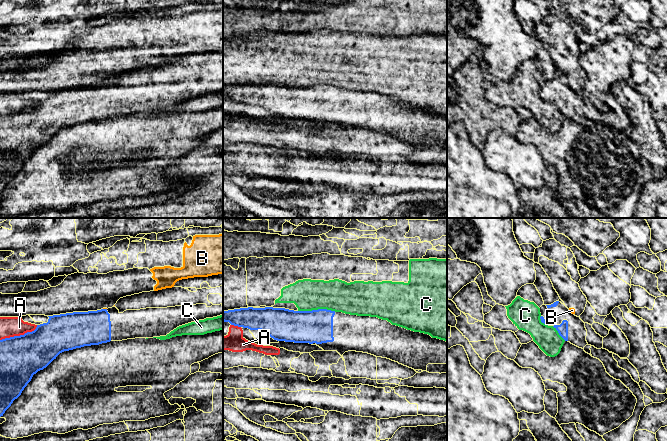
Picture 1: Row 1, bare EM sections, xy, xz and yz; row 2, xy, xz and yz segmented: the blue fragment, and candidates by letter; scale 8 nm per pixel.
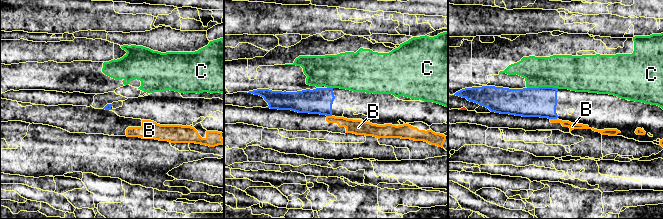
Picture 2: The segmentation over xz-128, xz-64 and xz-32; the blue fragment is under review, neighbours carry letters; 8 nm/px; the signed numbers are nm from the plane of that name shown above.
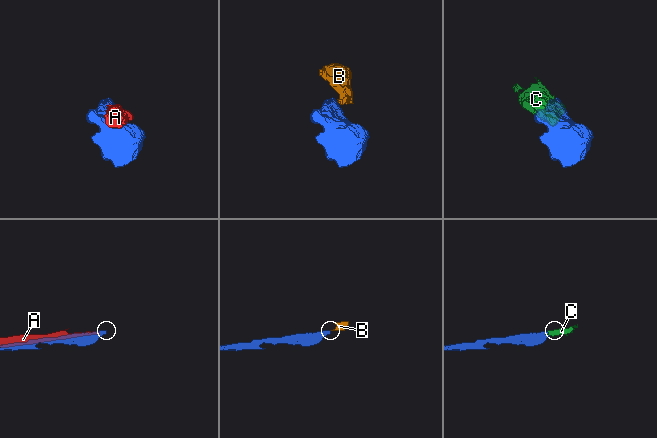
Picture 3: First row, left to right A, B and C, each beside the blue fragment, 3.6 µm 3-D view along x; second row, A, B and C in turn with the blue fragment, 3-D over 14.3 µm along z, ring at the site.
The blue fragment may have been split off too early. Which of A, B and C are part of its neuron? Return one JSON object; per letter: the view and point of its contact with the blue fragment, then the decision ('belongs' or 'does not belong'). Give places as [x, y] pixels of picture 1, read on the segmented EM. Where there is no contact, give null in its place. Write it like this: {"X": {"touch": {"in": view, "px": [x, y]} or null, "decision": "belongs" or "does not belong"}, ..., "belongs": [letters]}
{"A": {"touch": {"in": "xy", "px": [20, 335]}, "decision": "does not belong"}, "B": {"touch": {"in": "xy", "px": [105, 309]}, "decision": "does not belong"}, "C": {"touch": {"in": "xz", "px": [317, 310]}, "decision": "does not belong"}, "belongs": []}

